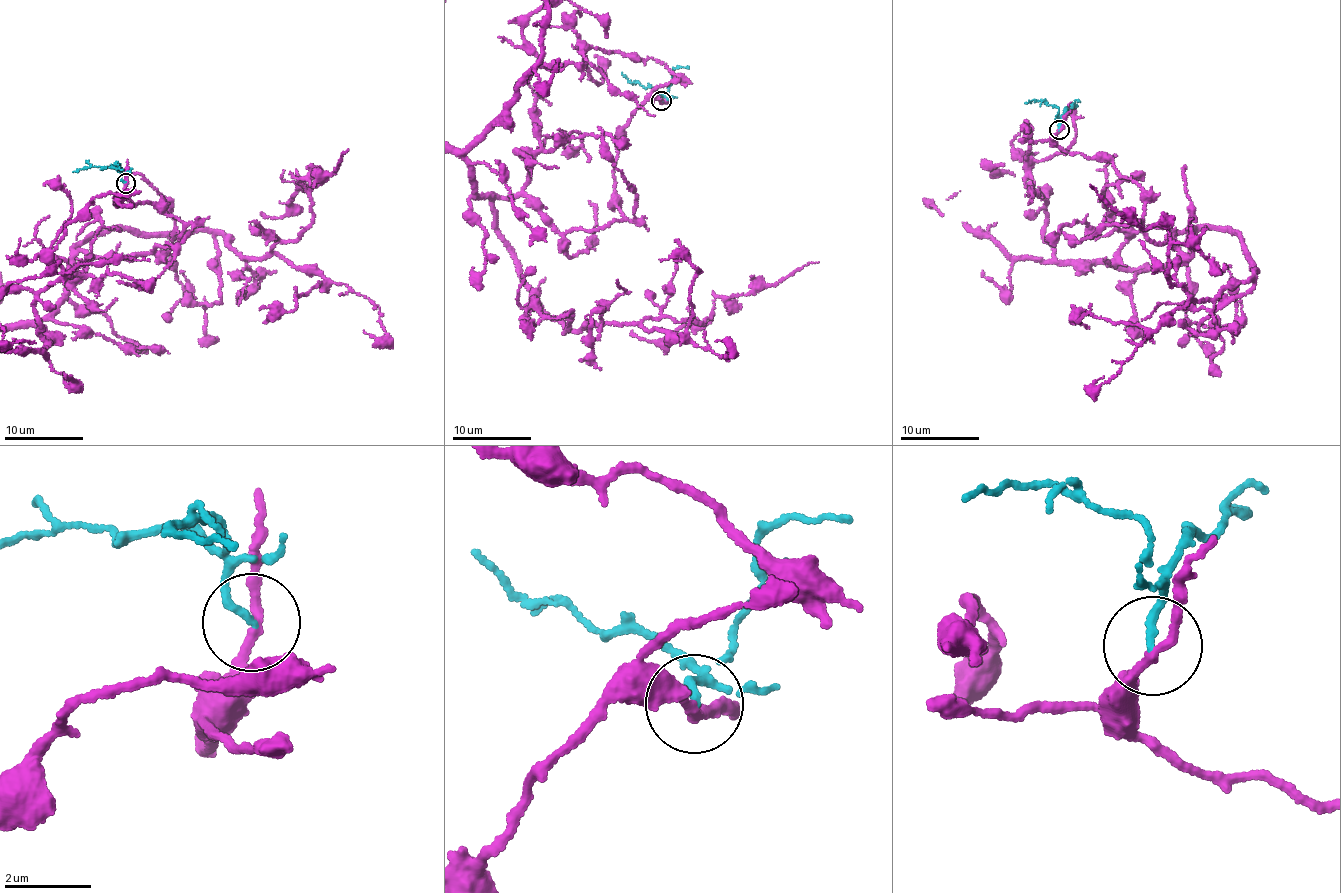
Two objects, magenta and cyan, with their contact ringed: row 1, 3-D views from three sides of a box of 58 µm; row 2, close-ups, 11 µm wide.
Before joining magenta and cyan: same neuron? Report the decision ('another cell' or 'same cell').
another cell

